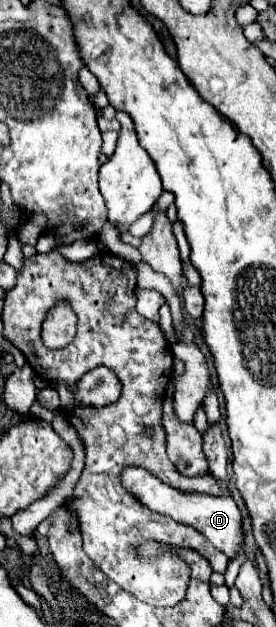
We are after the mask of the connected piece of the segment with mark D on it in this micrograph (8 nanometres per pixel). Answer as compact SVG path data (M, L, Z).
M128 467L128 471L124 471L124 475L122 475L122 483L128 491L132 491L132 495L136 495L136 499L142 499L140 503L150 507L152 511L164 513L164 515L200 531L208 541L214 543L216 549L220 549L228 557L228 561L236 559L242 553L242 545L244 545L242 515L240 515L240 509L236 507L232 497L182 493L182 491L176 491L176 489L160 483L156 477L142 471L140 467Z

